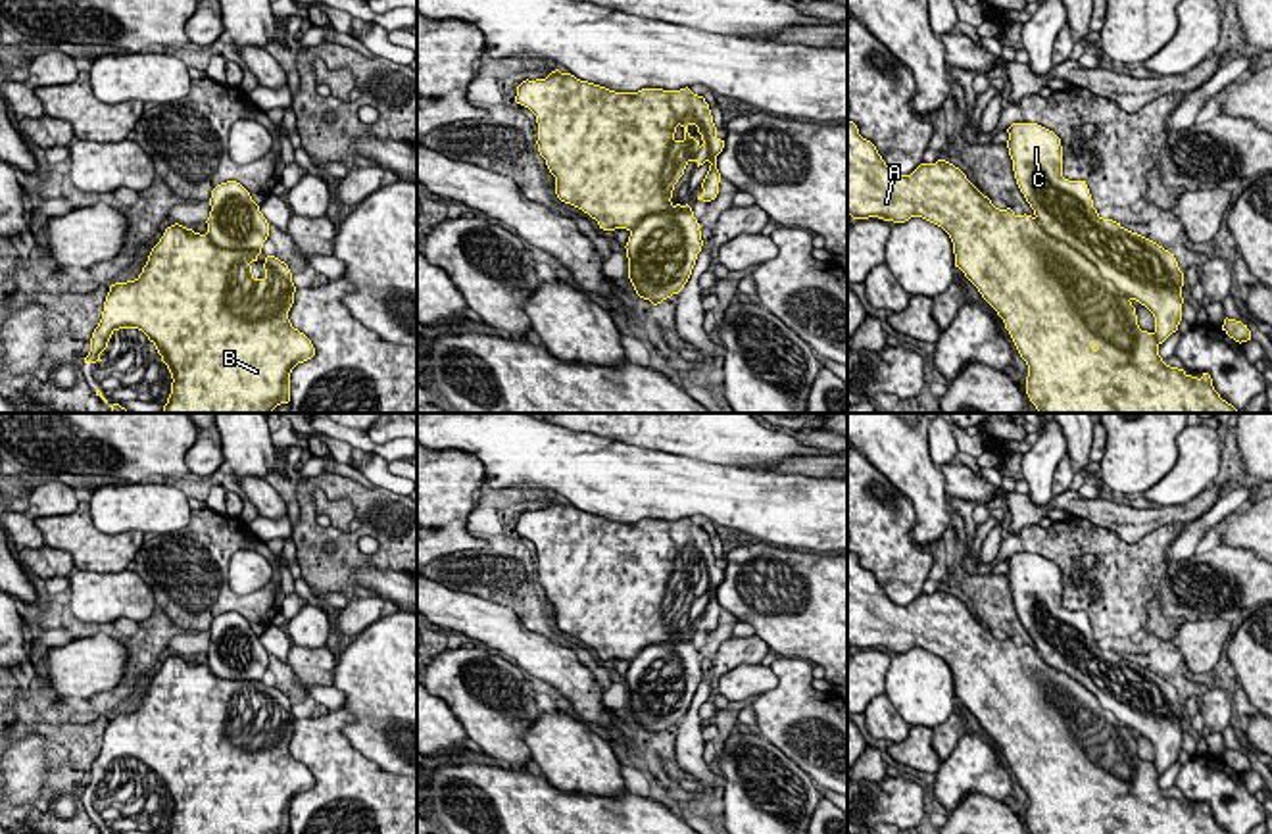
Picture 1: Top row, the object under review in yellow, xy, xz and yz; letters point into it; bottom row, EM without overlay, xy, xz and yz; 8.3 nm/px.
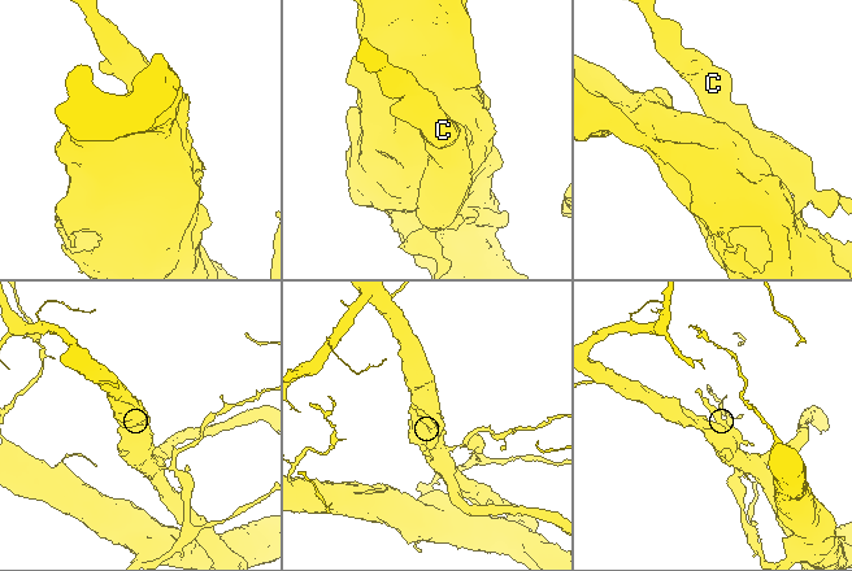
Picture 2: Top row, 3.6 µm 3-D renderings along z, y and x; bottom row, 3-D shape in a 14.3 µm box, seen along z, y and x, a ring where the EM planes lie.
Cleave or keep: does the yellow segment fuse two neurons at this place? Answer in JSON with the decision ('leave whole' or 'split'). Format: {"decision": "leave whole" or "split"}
{"decision": "split"}

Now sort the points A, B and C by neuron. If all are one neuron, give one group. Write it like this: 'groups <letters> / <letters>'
groups A B / C

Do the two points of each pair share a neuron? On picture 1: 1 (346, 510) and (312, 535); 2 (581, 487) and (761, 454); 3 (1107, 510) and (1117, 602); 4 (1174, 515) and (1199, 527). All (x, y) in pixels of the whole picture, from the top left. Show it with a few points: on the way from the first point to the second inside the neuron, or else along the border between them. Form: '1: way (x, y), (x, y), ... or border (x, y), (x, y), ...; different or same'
1: border (335, 527), (339, 531); different
2: border (671, 452), (756, 469); different
3: border (1073, 515), (1128, 542), (1155, 527); different
4: border (1224, 494), (1188, 523); different

